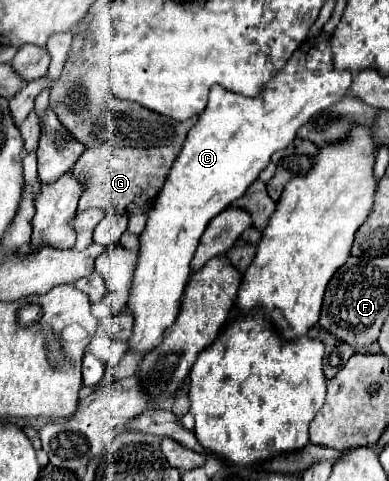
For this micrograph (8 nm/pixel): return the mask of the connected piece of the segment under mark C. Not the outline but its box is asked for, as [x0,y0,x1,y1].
[127,30,353,356]

